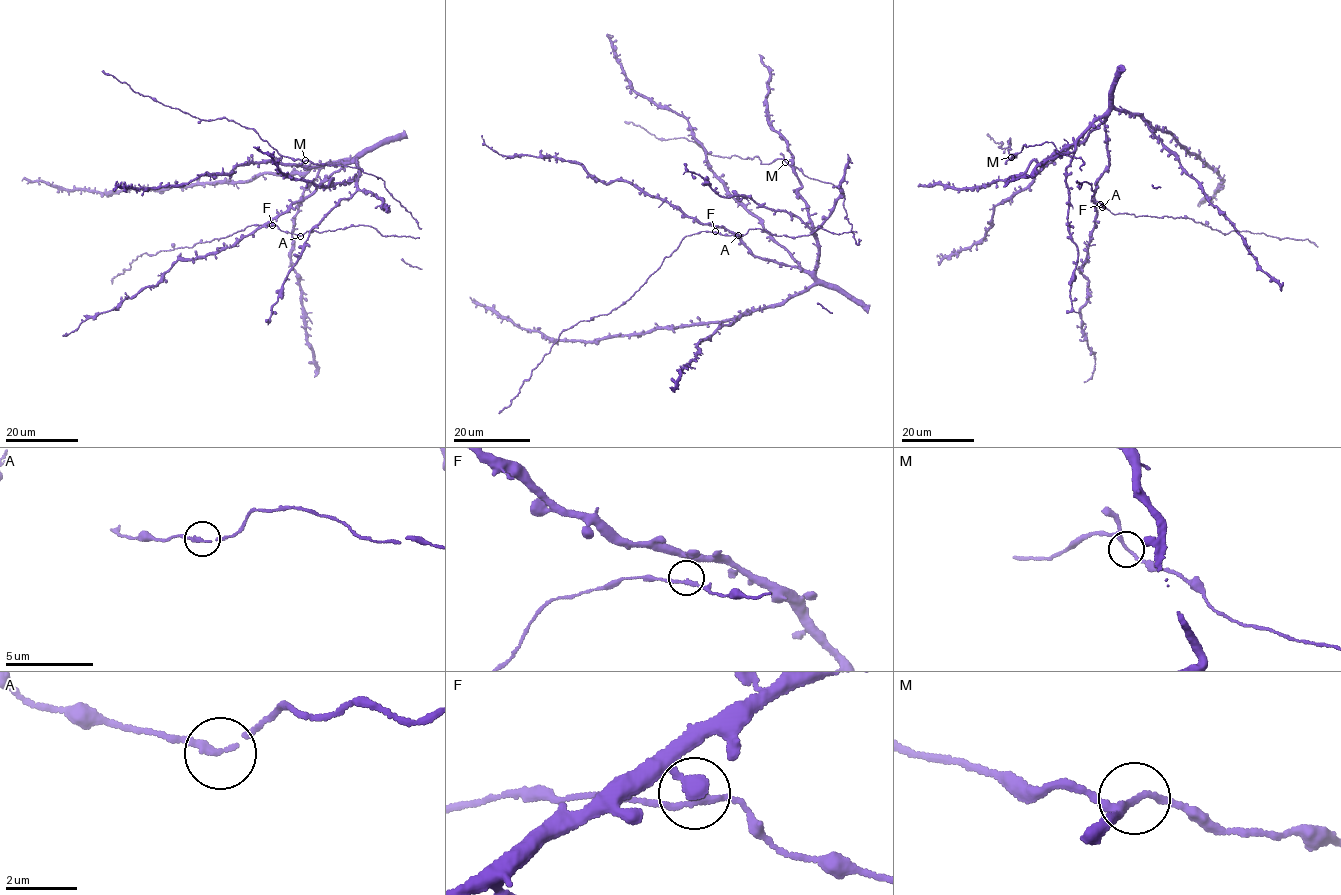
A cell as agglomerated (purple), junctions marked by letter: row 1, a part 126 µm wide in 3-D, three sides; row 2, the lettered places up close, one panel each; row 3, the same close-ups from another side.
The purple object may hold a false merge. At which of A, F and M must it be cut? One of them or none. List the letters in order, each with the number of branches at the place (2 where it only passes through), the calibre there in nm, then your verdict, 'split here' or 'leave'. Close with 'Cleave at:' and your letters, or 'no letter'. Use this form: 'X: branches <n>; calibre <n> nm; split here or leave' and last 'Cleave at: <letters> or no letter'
A: branches 2; calibre 160 nm; leave
F: branches 3; calibre 140 nm; leave
M: branches 3; calibre 160 nm; leave
Cleave at: no letter

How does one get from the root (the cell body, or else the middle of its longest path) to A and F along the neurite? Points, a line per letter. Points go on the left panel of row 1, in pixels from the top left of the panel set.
A: (314, 231), (300, 236)
F: (314, 231), (299, 236), (272, 225)

